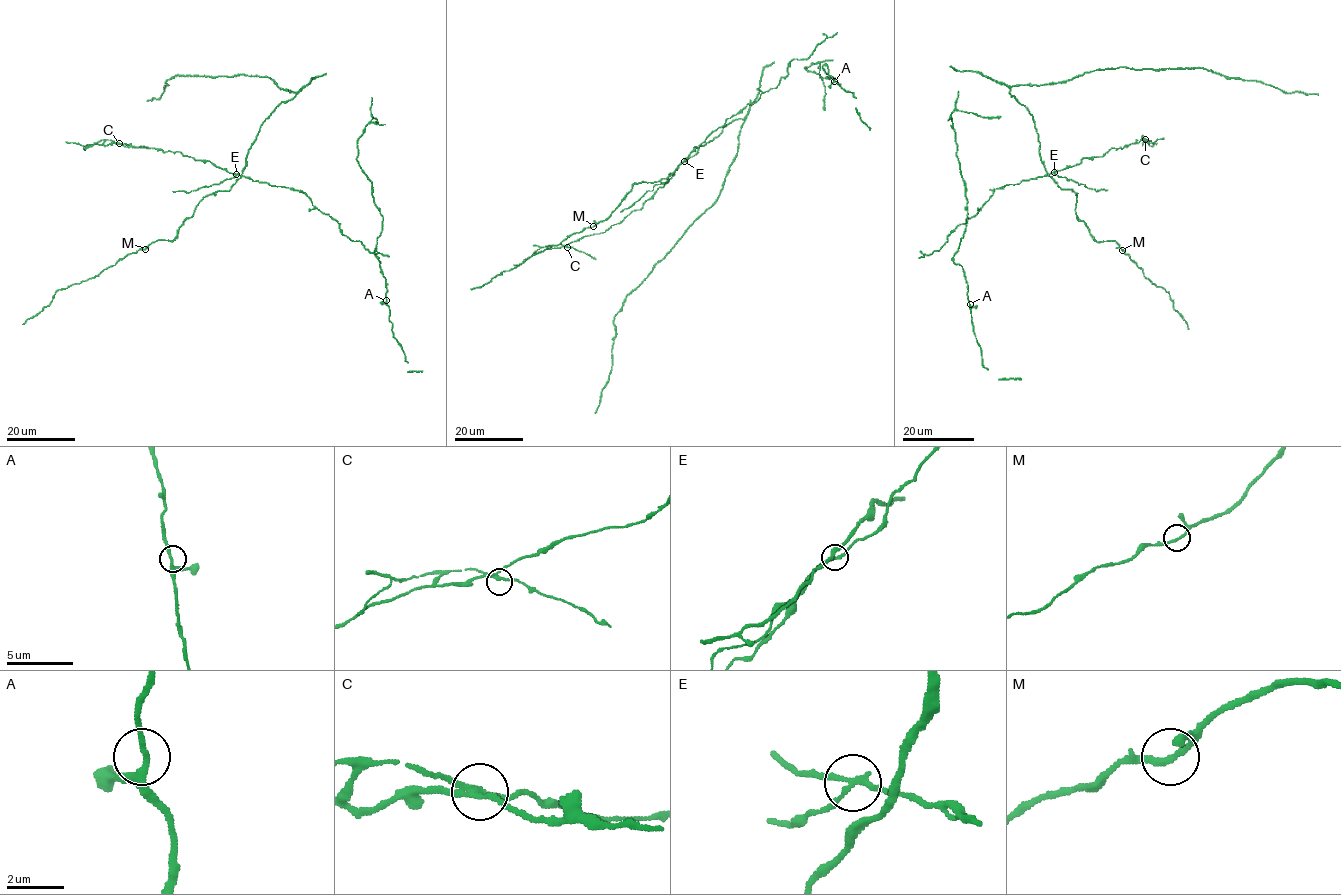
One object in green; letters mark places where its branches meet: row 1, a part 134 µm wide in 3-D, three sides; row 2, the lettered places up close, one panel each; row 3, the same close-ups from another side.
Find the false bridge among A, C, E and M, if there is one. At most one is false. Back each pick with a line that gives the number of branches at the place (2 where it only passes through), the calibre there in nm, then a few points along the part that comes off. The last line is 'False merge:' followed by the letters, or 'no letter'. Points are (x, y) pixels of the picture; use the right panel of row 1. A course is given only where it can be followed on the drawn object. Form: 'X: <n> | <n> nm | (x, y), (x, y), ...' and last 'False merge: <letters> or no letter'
E: 3 | 180 nm | (1054, 172), (1095, 191), (1108, 190)
False merge: E

